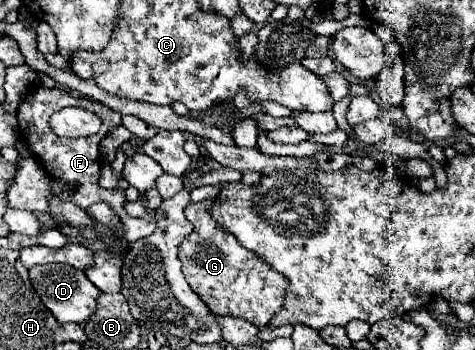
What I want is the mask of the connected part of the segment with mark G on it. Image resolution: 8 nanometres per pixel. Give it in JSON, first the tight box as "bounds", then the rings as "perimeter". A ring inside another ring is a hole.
{"bounds":[180,200,288,326],"perimeter":[[[212,200],[188,204],[184,208],[186,218],[194,224],[194,230],[190,236],[184,238],[180,244],[180,262],[182,262],[182,274],[186,276],[186,282],[190,288],[204,298],[204,302],[210,306],[216,314],[232,314],[236,318],[244,318],[252,322],[254,326],[266,326],[274,314],[282,310],[284,294],[288,290],[288,280],[280,278],[268,264],[264,264],[256,254],[250,250],[244,250],[240,242],[232,238],[210,214]]]}

